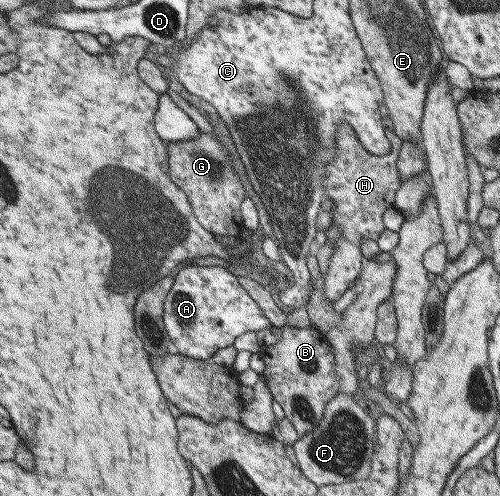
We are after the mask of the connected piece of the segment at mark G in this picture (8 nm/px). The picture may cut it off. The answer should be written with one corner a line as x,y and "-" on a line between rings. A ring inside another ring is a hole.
200,134
189,141
177,141
167,144
169,175
171,180
191,200
195,216
204,229
219,236
238,238
241,224
239,204
245,198
245,190
235,176
231,164
221,154
215,138
211,134
-
229,210
229,216
227,216

